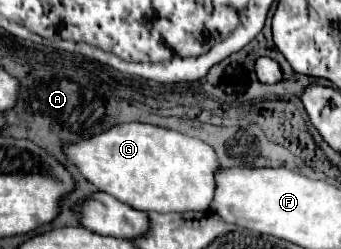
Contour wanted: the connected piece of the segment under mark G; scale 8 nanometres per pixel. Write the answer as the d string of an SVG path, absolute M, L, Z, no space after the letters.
M119 123L95 137L65 141L61 151L83 179L133 209L157 213L207 211L213 199L213 171L219 167L213 149L171 129L147 123Z

